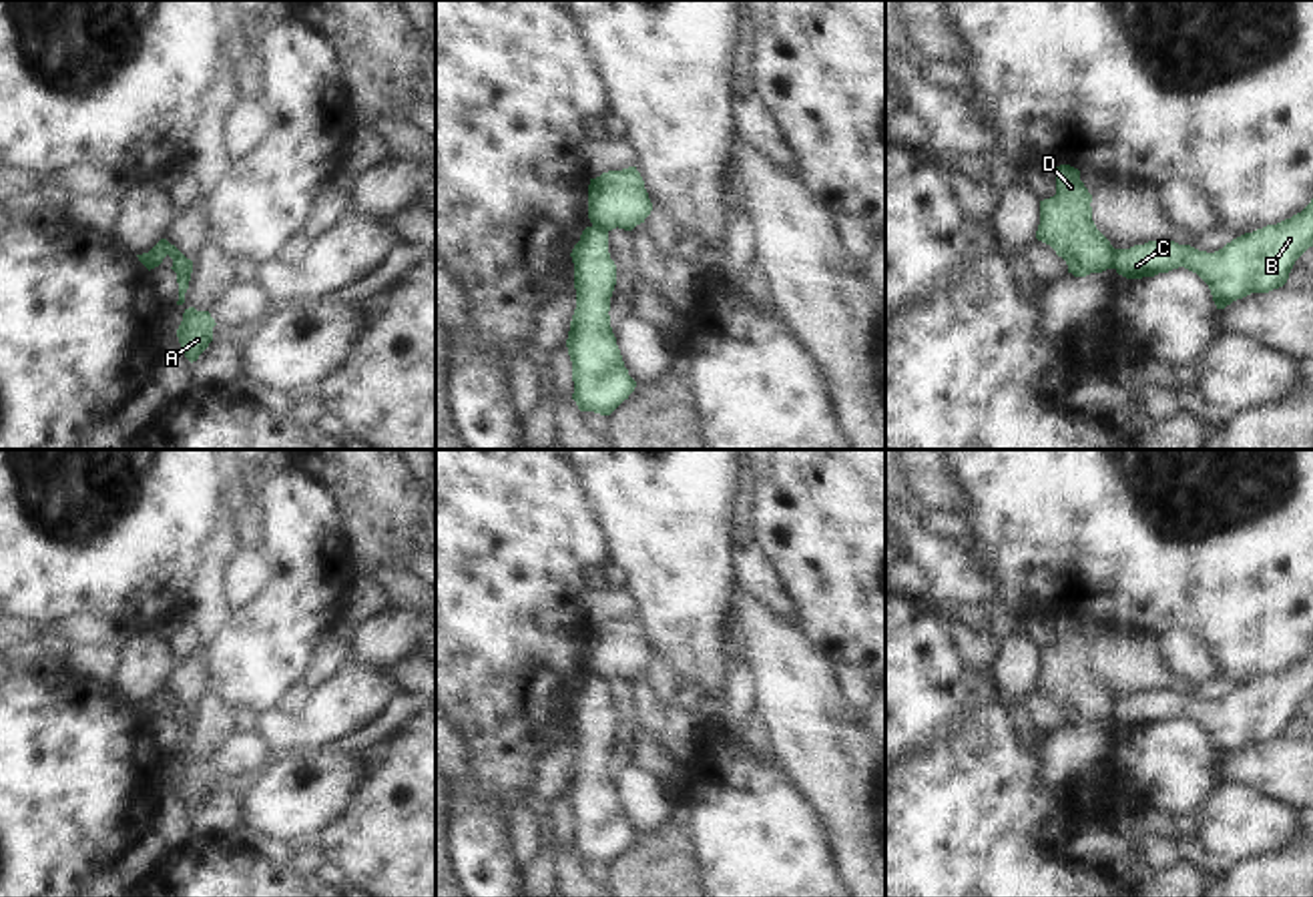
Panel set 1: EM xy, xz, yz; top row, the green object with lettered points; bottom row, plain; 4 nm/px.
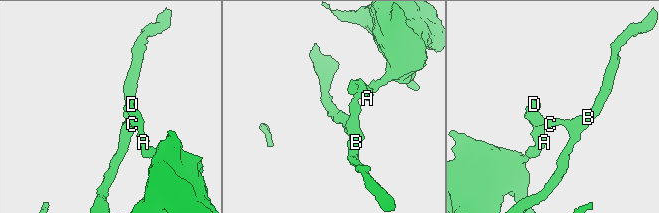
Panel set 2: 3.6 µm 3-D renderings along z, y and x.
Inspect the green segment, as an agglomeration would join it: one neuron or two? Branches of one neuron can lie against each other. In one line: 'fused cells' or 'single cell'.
fused cells

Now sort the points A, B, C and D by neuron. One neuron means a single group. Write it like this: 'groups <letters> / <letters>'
groups A D / B C

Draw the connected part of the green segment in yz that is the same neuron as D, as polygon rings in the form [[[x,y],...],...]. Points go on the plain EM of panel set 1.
[[[1070,614],[1056,616],[1056,644],[1040,650],[1036,688],[1050,694],[1074,726],[1112,718],[1116,698],[1092,670],[1092,644]]]

